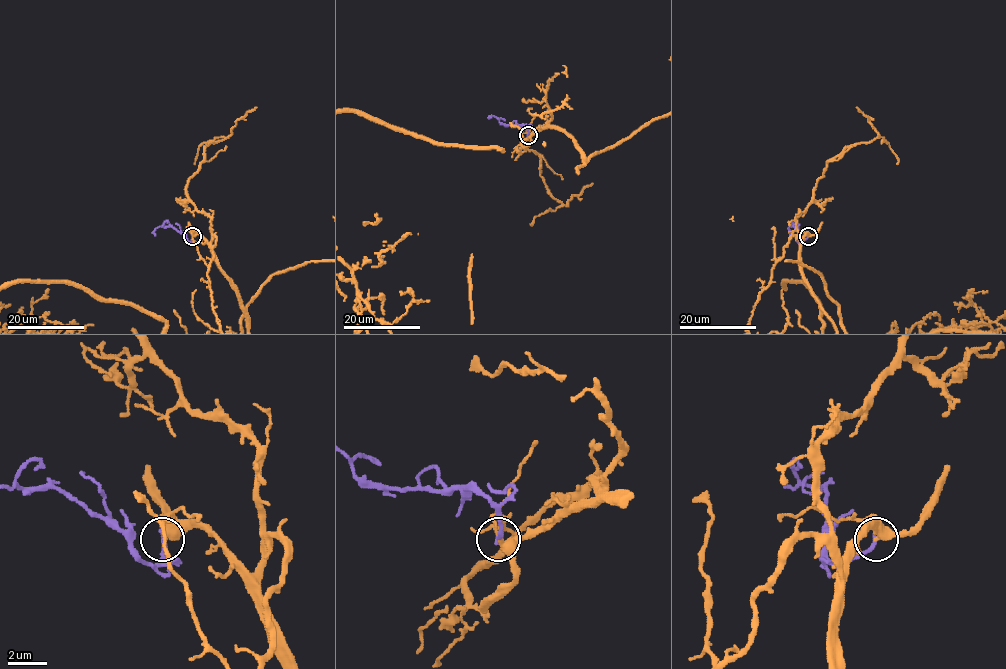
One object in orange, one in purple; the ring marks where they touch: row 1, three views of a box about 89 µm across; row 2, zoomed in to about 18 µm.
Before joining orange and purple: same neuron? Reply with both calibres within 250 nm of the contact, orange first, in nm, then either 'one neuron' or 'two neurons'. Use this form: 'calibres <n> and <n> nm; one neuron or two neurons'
calibres 300 and 240 nm; one neuron

